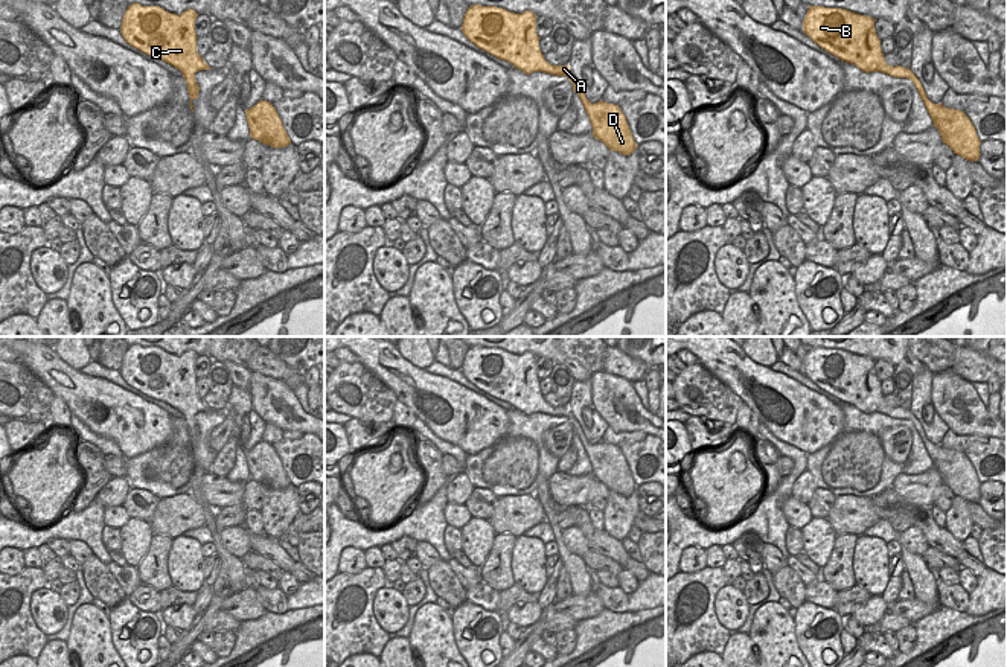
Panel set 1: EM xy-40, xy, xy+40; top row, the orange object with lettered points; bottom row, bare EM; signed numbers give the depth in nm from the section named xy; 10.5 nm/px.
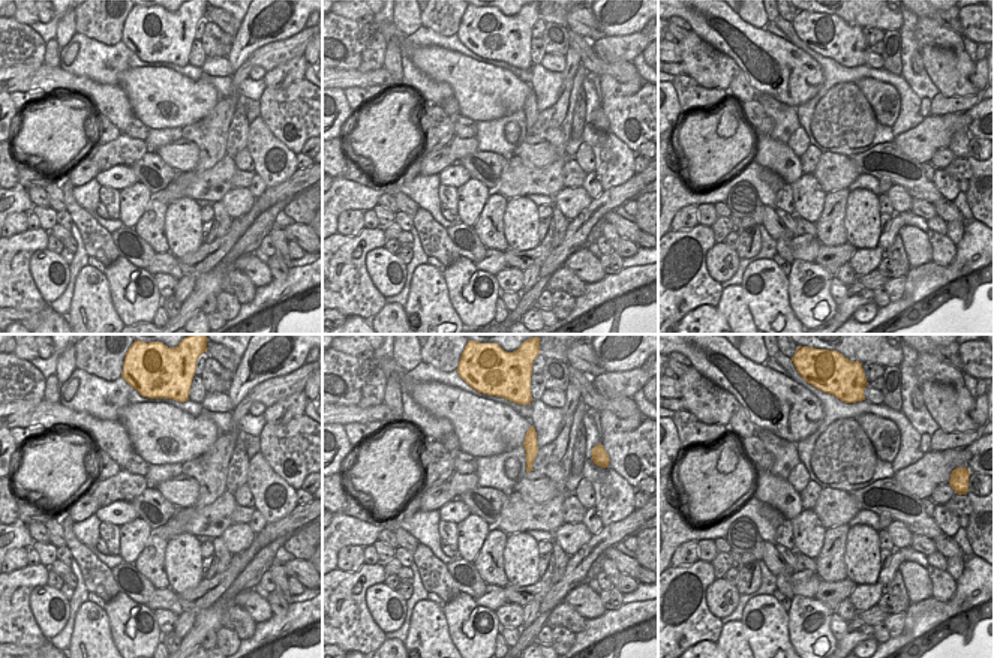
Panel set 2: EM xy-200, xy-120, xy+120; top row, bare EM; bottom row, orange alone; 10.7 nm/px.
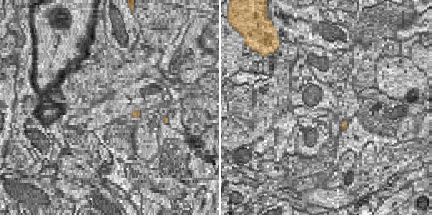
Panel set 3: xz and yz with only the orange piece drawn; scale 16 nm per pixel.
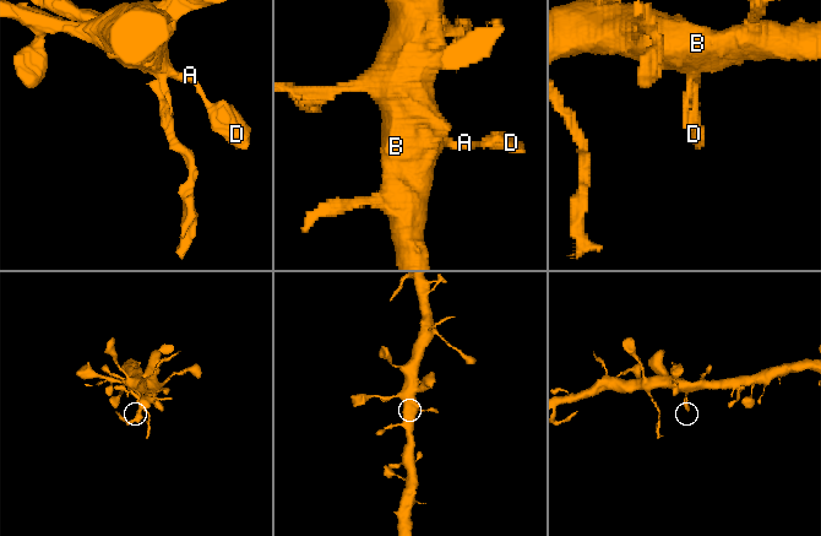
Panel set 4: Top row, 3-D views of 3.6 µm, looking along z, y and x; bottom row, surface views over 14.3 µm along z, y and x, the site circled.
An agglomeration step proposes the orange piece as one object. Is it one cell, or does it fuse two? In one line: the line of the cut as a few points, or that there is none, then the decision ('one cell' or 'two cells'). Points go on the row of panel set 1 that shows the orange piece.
no cut; one cell

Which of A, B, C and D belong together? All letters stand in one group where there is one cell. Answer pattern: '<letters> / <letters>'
A B C D

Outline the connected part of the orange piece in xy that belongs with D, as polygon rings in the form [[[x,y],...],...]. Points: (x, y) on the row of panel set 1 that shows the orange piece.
[[[469,6],[463,24],[463,35],[478,49],[510,62],[526,75],[544,72],[567,76],[583,104],[593,126],[593,136],[609,151],[631,155],[637,149],[632,132],[619,105],[608,102],[591,104],[568,65],[551,65],[544,59],[536,34],[536,15],[509,12],[497,6]]]

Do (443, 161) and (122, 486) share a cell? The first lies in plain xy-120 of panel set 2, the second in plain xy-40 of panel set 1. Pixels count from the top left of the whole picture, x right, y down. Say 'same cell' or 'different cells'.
same cell

